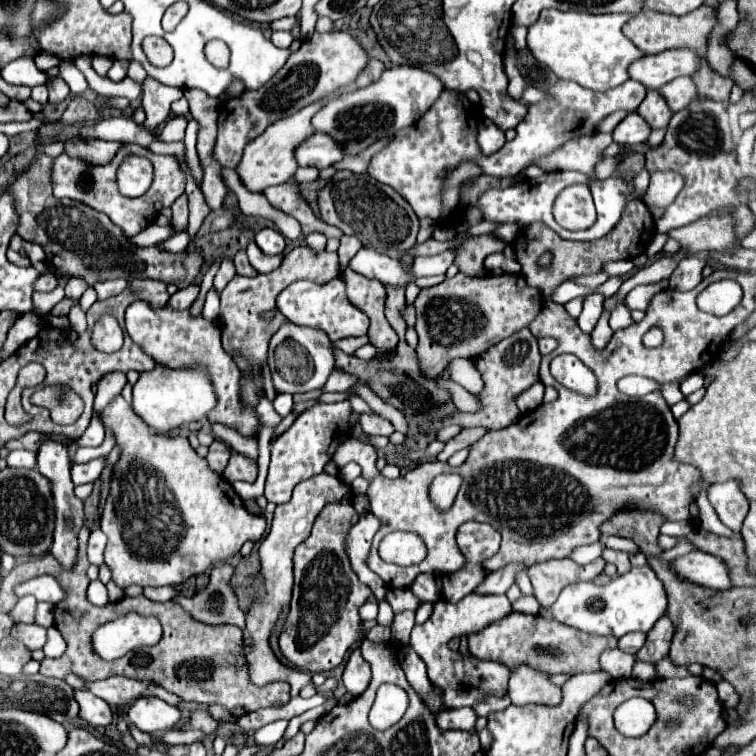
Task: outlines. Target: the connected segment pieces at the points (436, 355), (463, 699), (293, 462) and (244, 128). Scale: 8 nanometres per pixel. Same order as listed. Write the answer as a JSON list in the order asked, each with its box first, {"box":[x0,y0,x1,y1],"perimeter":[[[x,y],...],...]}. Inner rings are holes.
[{"box":[415,272,543,376],"perimeter":[[[459,272],[433,288],[421,290],[415,300],[415,330],[419,334],[417,356],[421,372],[425,376],[437,376],[455,358],[471,360],[481,352],[487,352],[519,328],[529,326],[541,306],[543,296],[539,296],[539,290],[531,288],[521,274],[465,276]],[[469,326],[473,326],[473,334],[467,330]]]},{"box":[411,594,512,708],"perimeter":[[[469,594],[457,604],[439,600],[433,606],[433,614],[429,620],[421,626],[415,626],[411,632],[411,648],[423,658],[427,664],[429,680],[435,688],[441,690],[443,706],[445,708],[463,708],[473,706],[477,702],[483,702],[489,696],[505,696],[507,694],[507,682],[509,682],[509,668],[499,662],[489,660],[477,660],[475,656],[459,654],[451,650],[447,644],[449,640],[462,635],[478,632],[489,624],[505,617],[505,614],[512,612],[512,604],[505,594],[493,596],[493,594]]]},{"box":[265,400,353,504],"perimeter":[[[347,400],[337,404],[315,404],[313,408],[305,410],[293,422],[293,426],[271,444],[271,464],[265,484],[265,498],[269,502],[273,504],[287,502],[291,498],[295,484],[323,472],[325,464],[333,458],[339,444],[345,442],[345,436],[351,434],[353,428],[351,412],[353,412],[351,402]]]},{"box":[215,32,369,170],"perimeter":[[[325,32],[313,34],[311,42],[303,42],[301,48],[289,56],[285,66],[257,92],[243,92],[237,100],[225,100],[219,106],[219,134],[215,144],[215,158],[235,170],[243,156],[243,148],[255,140],[275,120],[305,108],[307,104],[321,100],[337,88],[349,86],[357,80],[369,62],[369,54],[349,32]]]}]

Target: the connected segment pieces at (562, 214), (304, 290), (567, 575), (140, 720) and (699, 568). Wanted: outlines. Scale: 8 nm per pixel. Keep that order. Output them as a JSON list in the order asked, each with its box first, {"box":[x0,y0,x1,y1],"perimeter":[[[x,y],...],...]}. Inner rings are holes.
[{"box":[555,184,595,230],"perimeter":[[[573,184],[569,186],[569,196],[565,194],[555,200],[555,218],[559,218],[561,226],[577,226],[577,230],[589,228],[595,222],[595,204],[589,186]]]},{"box":[277,276,369,342],"perimeter":[[[341,276],[325,284],[315,284],[311,280],[297,280],[277,296],[277,308],[293,324],[323,330],[331,338],[331,342],[349,336],[363,336],[369,330],[369,318],[349,302],[345,292],[345,280]]]},{"box":[527,558,605,606],"perimeter":[[[563,558],[537,562],[529,566],[527,574],[531,578],[537,602],[541,606],[551,606],[565,586],[581,580],[595,580],[597,576],[603,574],[603,568],[605,568],[603,558],[597,558],[595,562],[585,566],[573,562],[571,558]]]},{"box":[129,696,183,734],"perimeter":[[[141,696],[135,704],[129,706],[129,720],[147,734],[157,734],[165,730],[177,730],[183,726],[183,714],[163,702],[157,696]]]},{"box":[673,552,731,590],"perimeter":[[[691,552],[683,558],[677,558],[673,562],[673,568],[679,576],[715,588],[715,590],[723,590],[723,588],[731,588],[731,578],[729,578],[729,568],[725,564],[725,560],[721,560],[719,556],[707,554],[707,552]]]}]

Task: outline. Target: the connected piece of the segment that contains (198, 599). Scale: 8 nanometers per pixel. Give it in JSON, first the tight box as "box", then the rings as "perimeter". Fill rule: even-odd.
{"box":[179,562,245,628],"perimeter":[[[217,562],[211,570],[211,586],[207,586],[193,598],[183,598],[179,602],[199,622],[205,622],[205,624],[231,622],[243,628],[245,614],[239,610],[237,598],[231,586],[227,586],[233,572],[235,572],[235,566],[231,566],[229,562]]]}

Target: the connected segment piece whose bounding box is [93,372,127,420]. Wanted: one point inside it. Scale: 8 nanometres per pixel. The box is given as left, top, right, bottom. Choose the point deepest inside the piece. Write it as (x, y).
(111, 386)

